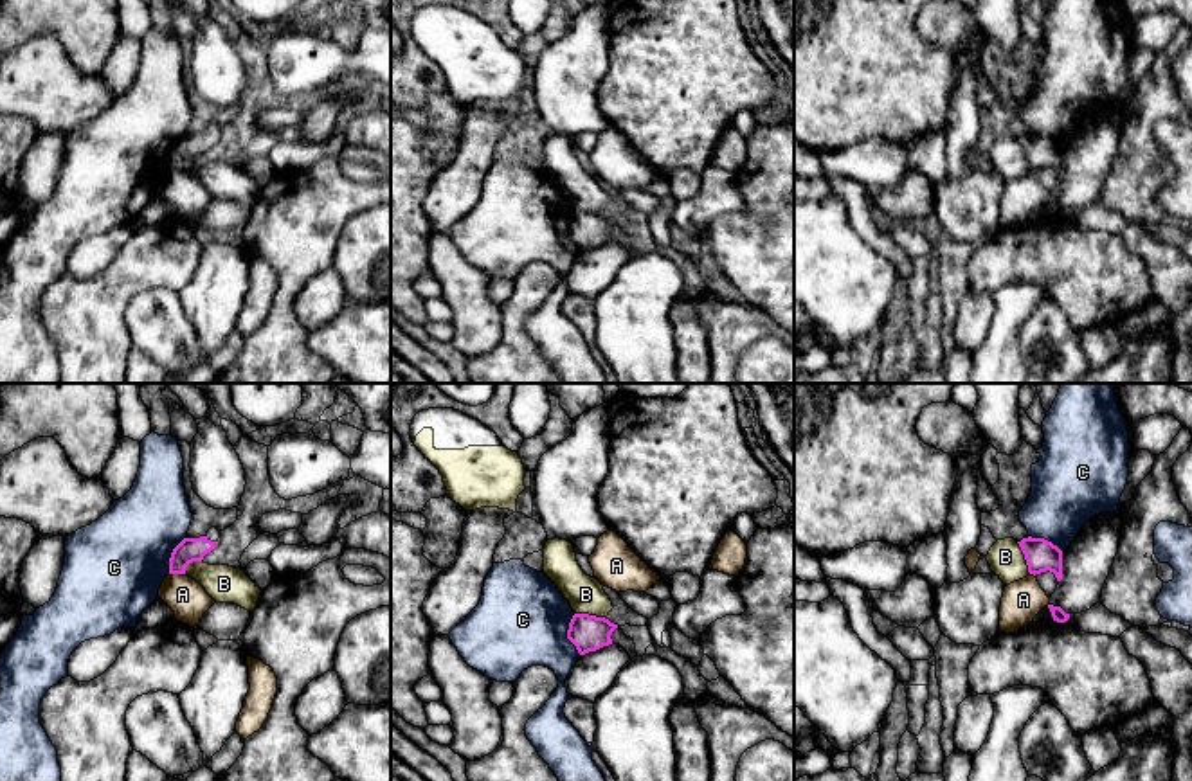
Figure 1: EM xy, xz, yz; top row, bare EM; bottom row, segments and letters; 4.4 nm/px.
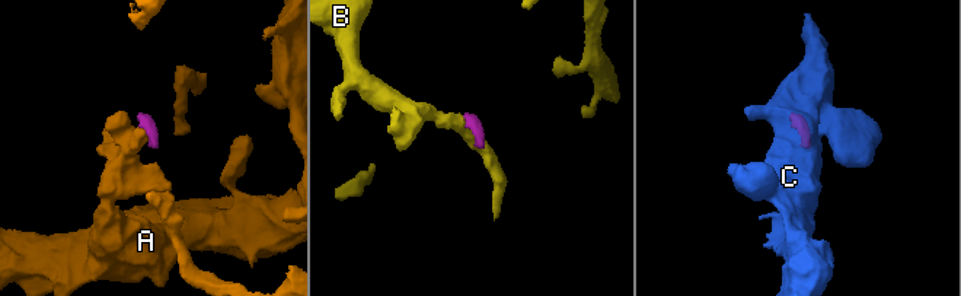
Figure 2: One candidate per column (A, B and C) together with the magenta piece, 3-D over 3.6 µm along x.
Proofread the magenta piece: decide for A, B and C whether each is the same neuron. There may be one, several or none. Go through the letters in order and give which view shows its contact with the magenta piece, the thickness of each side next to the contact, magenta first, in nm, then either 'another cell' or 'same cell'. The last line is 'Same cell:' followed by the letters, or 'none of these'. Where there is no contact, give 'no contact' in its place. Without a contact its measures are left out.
A: xy | 110/170 nm | another cell
B: xz | 160/170 nm | another cell
C: xz | 160/420 nm | another cell
Same cell: none of these

